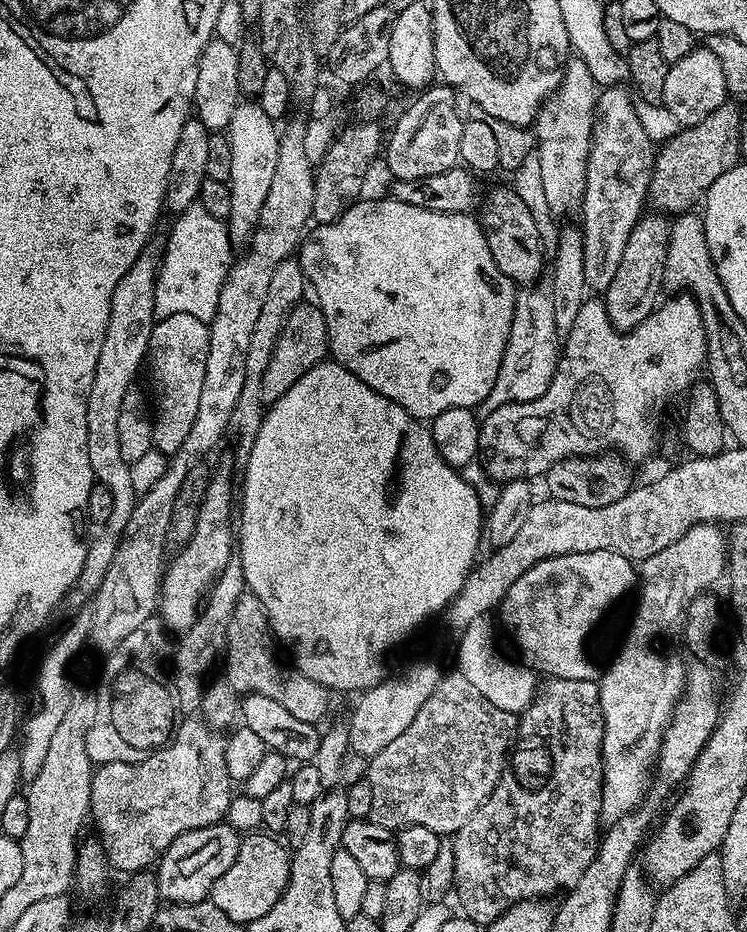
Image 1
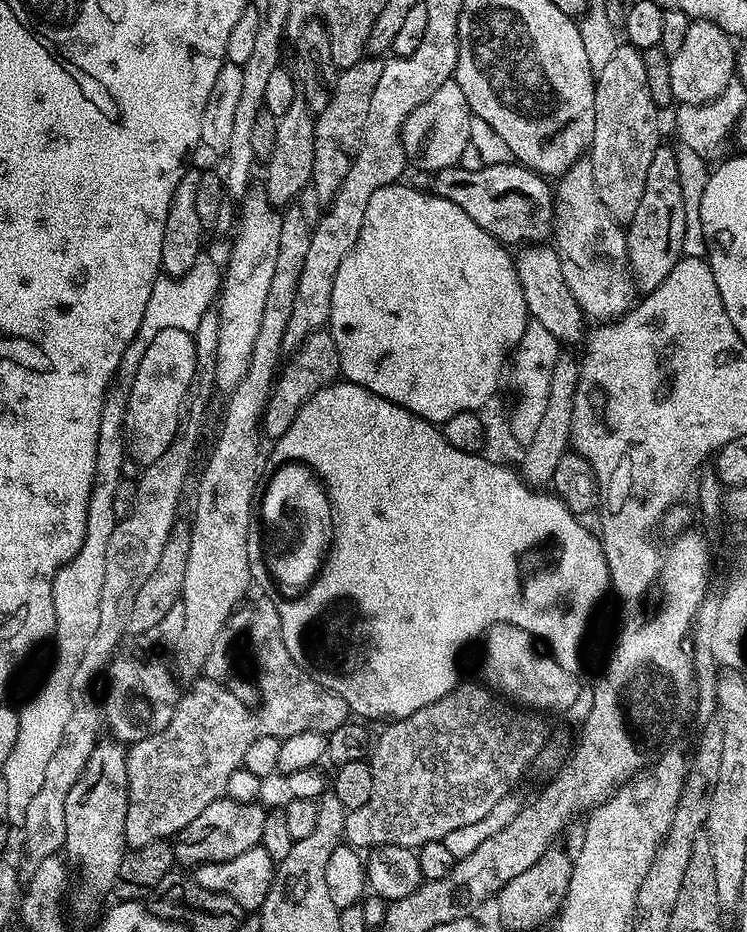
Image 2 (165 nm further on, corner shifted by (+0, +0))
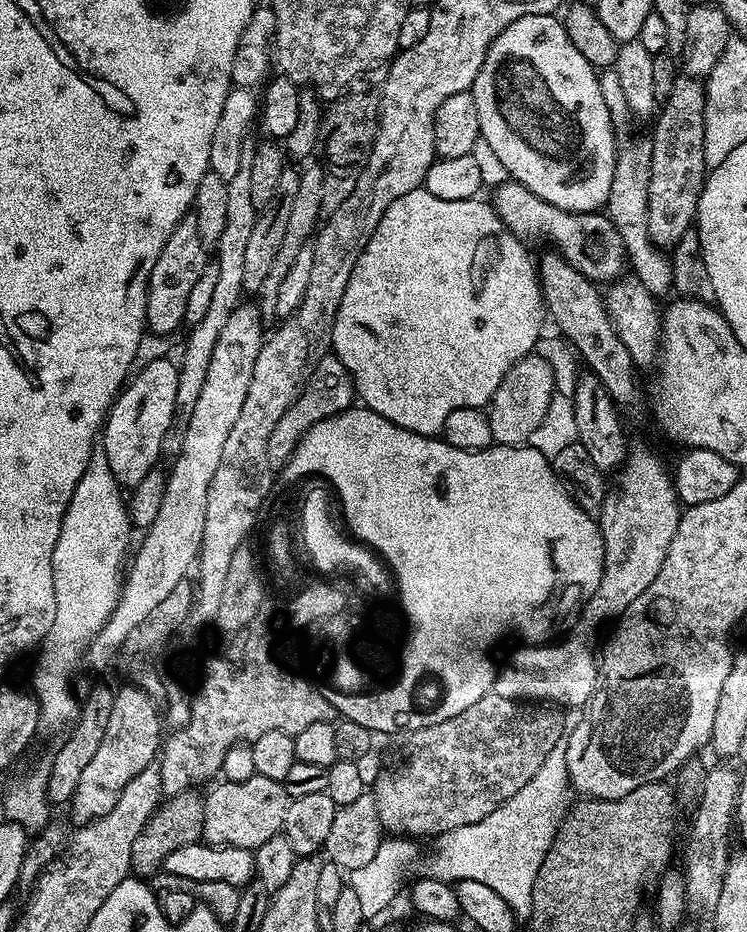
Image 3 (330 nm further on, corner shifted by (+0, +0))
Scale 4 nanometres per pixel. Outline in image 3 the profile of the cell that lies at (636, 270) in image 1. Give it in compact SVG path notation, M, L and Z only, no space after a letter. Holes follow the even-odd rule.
M677 75L670 98L659 109L660 117L650 133L653 158L650 165L649 206L646 207L649 238L655 246L673 248L696 216L698 198L704 189L704 178L709 171L702 150L704 141L704 84L697 77Z

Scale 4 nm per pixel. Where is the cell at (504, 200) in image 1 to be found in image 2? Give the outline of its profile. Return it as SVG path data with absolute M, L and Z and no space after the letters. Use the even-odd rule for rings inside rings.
M547 243L521 247L515 253L514 263L518 282L522 286L522 294L526 298L529 317L546 326L546 330L550 330L550 334L554 334L554 338L560 341L561 345L572 346L568 344L576 343L579 345L586 336L586 327L584 328L586 317L578 306L574 294L570 294L570 287L566 284L562 262L555 247Z

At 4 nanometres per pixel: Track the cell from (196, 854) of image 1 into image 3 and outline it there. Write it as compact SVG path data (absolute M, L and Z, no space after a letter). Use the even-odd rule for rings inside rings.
M261 776L246 778L246 782L224 780L204 796L204 835L207 843L218 847L238 846L255 850L262 842L283 832L283 823L290 799L283 783Z

